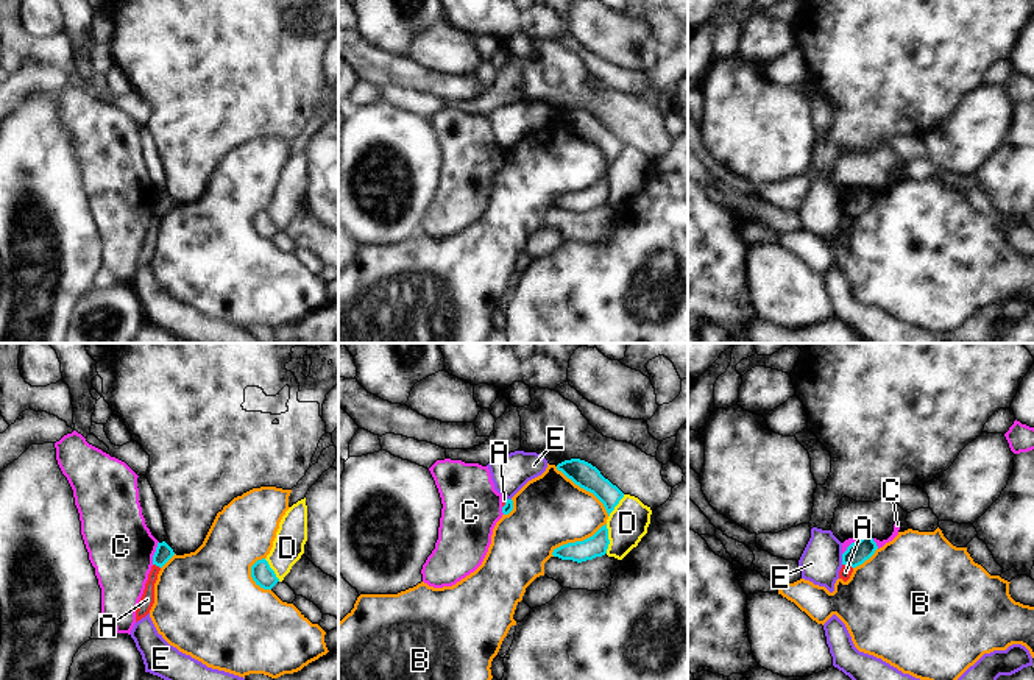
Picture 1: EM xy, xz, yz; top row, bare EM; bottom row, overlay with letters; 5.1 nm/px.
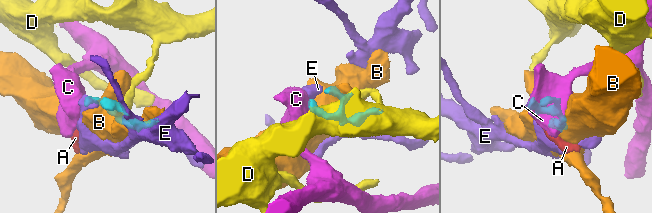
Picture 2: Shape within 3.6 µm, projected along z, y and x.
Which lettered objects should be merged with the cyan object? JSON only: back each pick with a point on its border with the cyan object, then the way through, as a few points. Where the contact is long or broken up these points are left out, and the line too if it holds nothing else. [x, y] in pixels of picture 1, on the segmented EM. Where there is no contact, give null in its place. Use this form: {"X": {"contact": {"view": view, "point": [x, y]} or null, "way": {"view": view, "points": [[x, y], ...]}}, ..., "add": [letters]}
{"add": []}

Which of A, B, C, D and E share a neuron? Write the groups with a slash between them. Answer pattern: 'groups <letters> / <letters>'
groups A / B / C / D / E

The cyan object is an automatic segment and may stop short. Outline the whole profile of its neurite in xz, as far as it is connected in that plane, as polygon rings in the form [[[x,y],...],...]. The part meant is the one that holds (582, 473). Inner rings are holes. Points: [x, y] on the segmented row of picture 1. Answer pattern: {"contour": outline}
{"contour": [[[565,460],[557,465],[557,469],[580,488],[593,493],[604,504],[608,516],[624,498],[624,493],[616,485],[613,485],[596,466],[585,460]]]}

